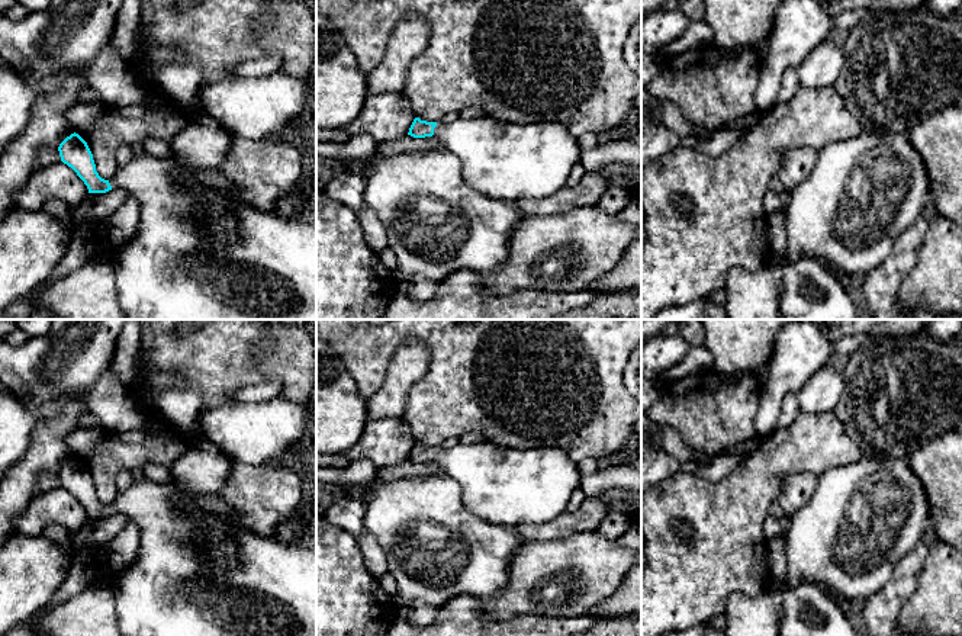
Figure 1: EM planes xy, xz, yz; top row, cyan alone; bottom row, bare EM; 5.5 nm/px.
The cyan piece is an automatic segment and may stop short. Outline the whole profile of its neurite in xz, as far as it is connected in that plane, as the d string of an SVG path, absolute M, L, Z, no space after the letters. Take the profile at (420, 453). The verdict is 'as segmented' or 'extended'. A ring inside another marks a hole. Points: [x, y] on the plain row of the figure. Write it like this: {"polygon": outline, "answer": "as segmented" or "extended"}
{"polygon": "M488 440L450 449L415 443L408 460L440 463L460 485L464 507L496 526L553 520L582 482L577 463L556 447L515 450Z", "answer": "extended"}

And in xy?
{"polygon": "M71 459L67 462L58 472L61 486L71 492L77 501L84 507L89 514L89 518L106 518L112 514L126 514L129 520L135 521L141 530L141 540L136 560L132 566L126 568L119 576L112 581L113 592L116 597L116 611L118 611L118 624L122 636L316 636L316 552L302 547L296 543L286 545L274 539L261 537L250 530L239 527L235 523L235 511L218 495L218 494L203 494L203 492L189 492L180 489L176 482L171 479L167 484L155 484L145 478L144 475L135 475L133 484L125 491L118 494L118 498L113 504L104 505L96 497L96 489L93 479L87 468L78 460ZM197 507L202 513L216 515L226 523L231 537L239 546L239 565L232 566L218 566L207 562L200 549L199 542L202 539L202 529L189 518L190 508Z", "answer": "extended"}

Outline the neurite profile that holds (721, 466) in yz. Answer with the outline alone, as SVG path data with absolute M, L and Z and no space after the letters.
M759 447L747 454L721 454L705 465L689 460L681 463L681 470L702 479L717 482L728 476L739 466L741 466L746 457L753 454L757 450Z

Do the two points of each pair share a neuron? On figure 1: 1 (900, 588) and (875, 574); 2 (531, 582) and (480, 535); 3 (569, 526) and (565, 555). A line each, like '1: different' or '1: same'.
1: different
2: different
3: different

